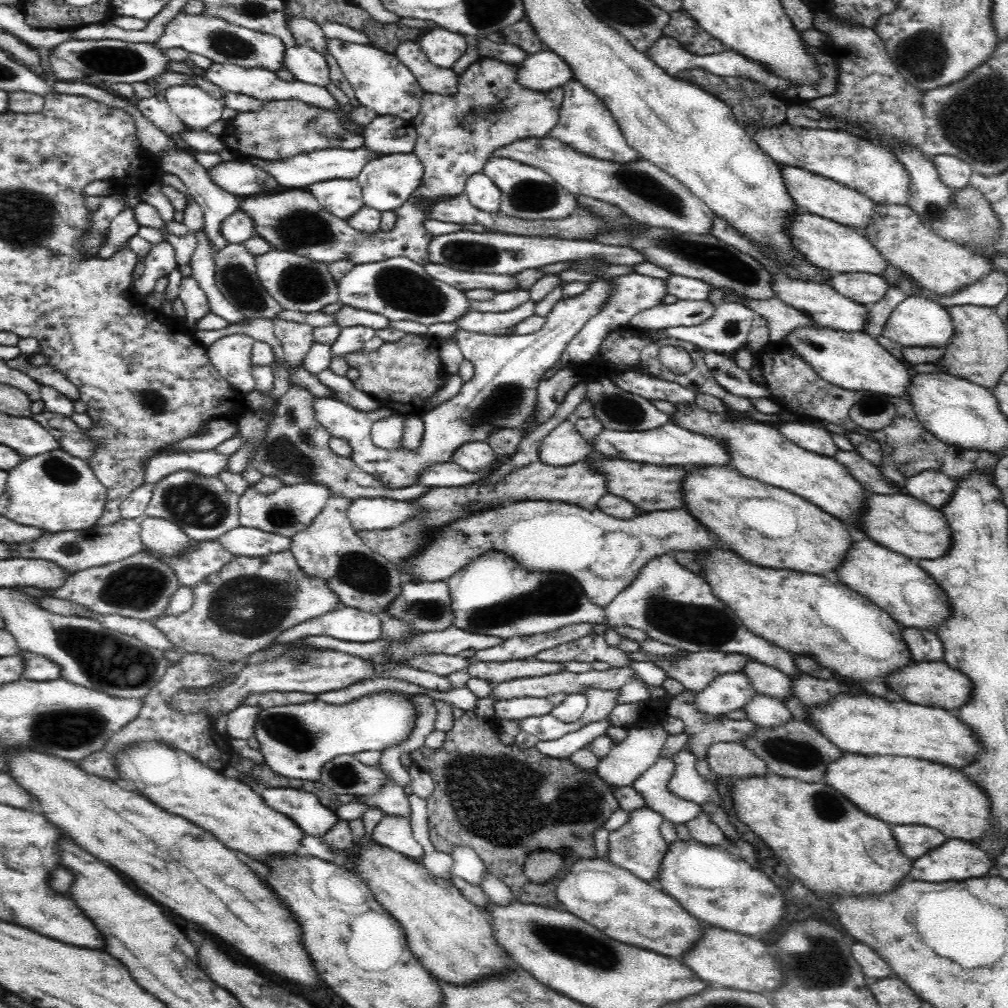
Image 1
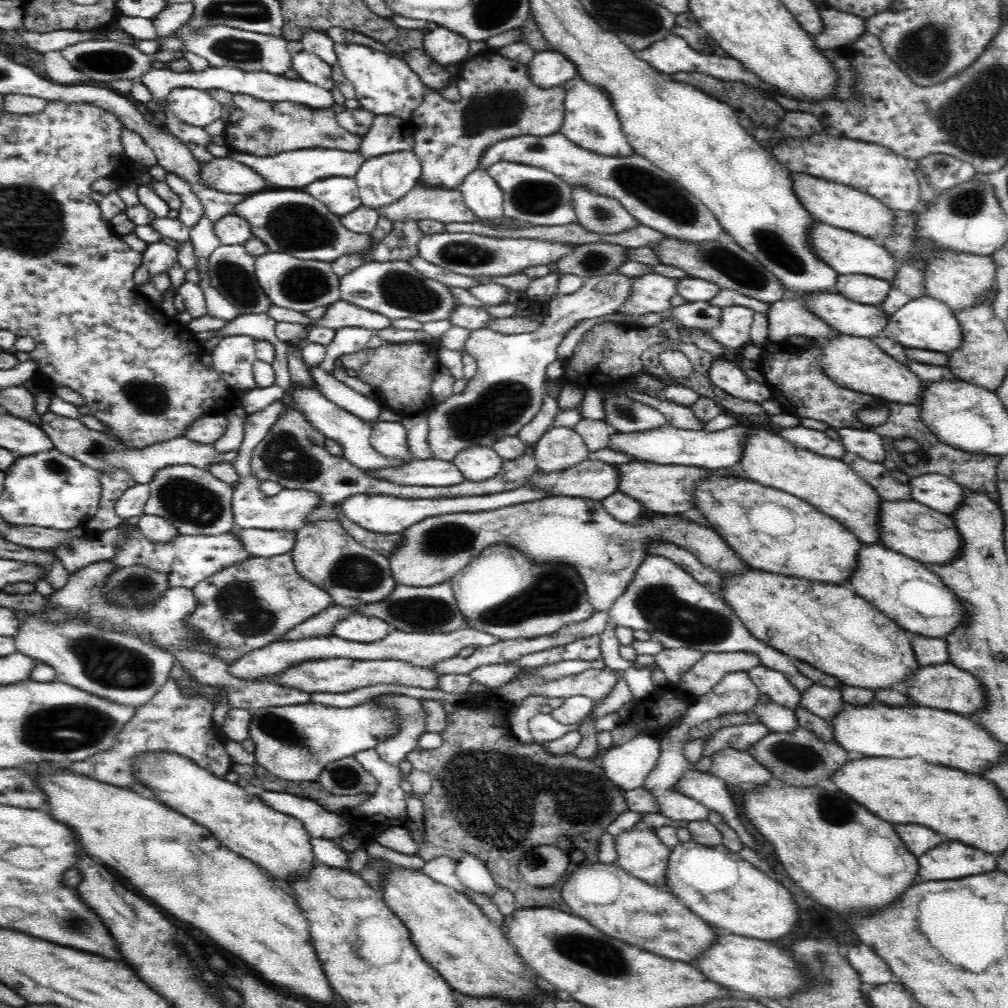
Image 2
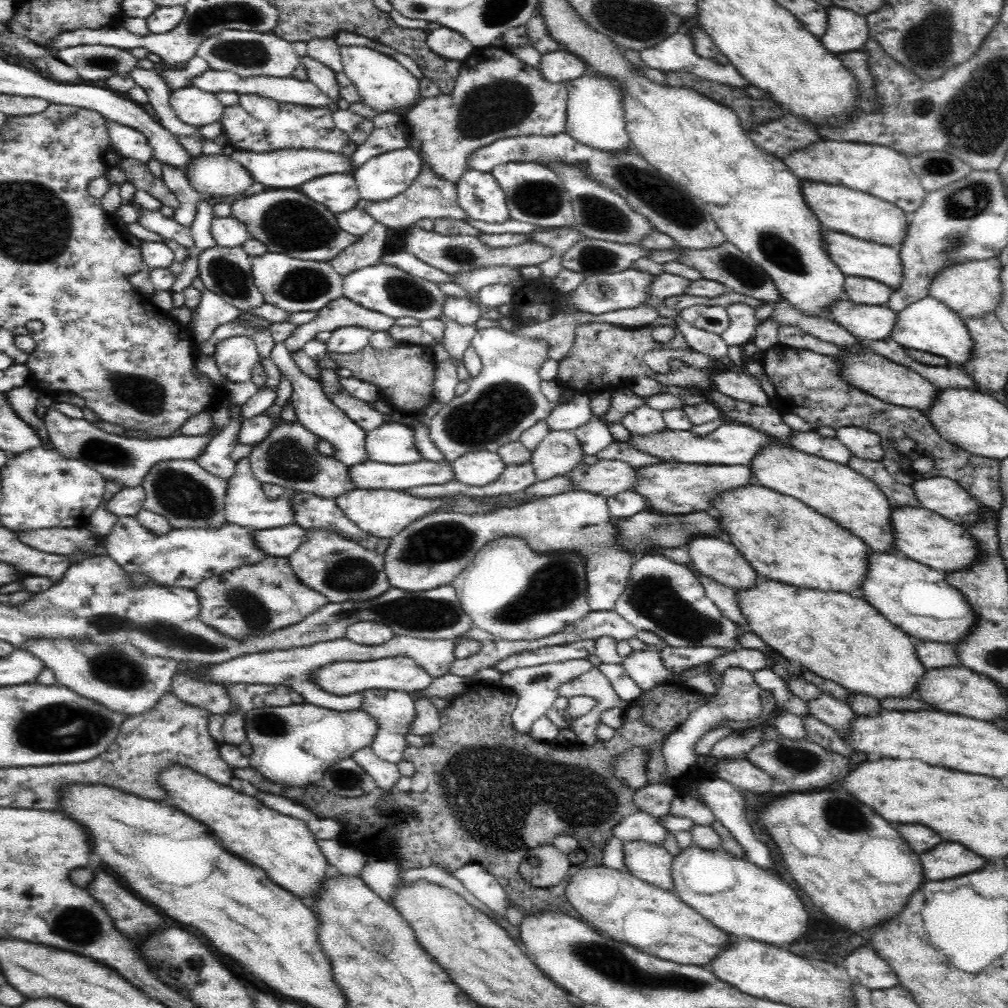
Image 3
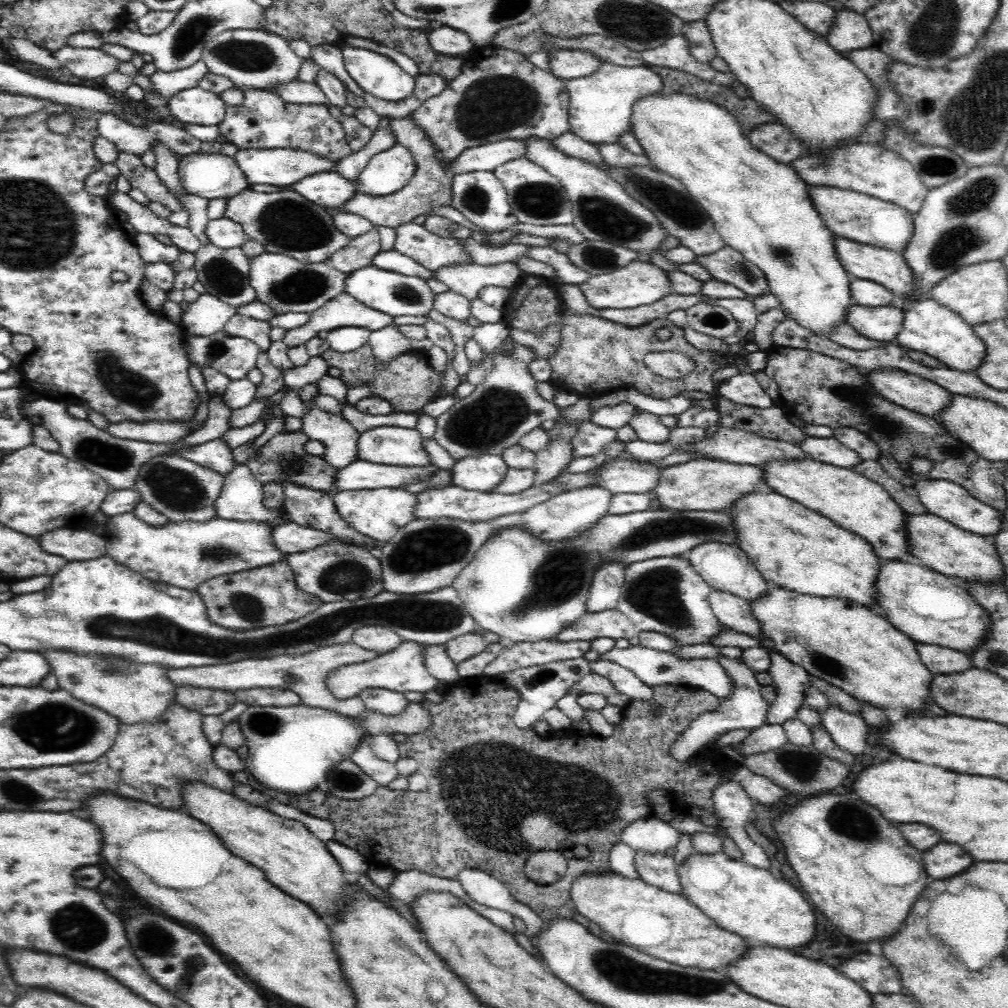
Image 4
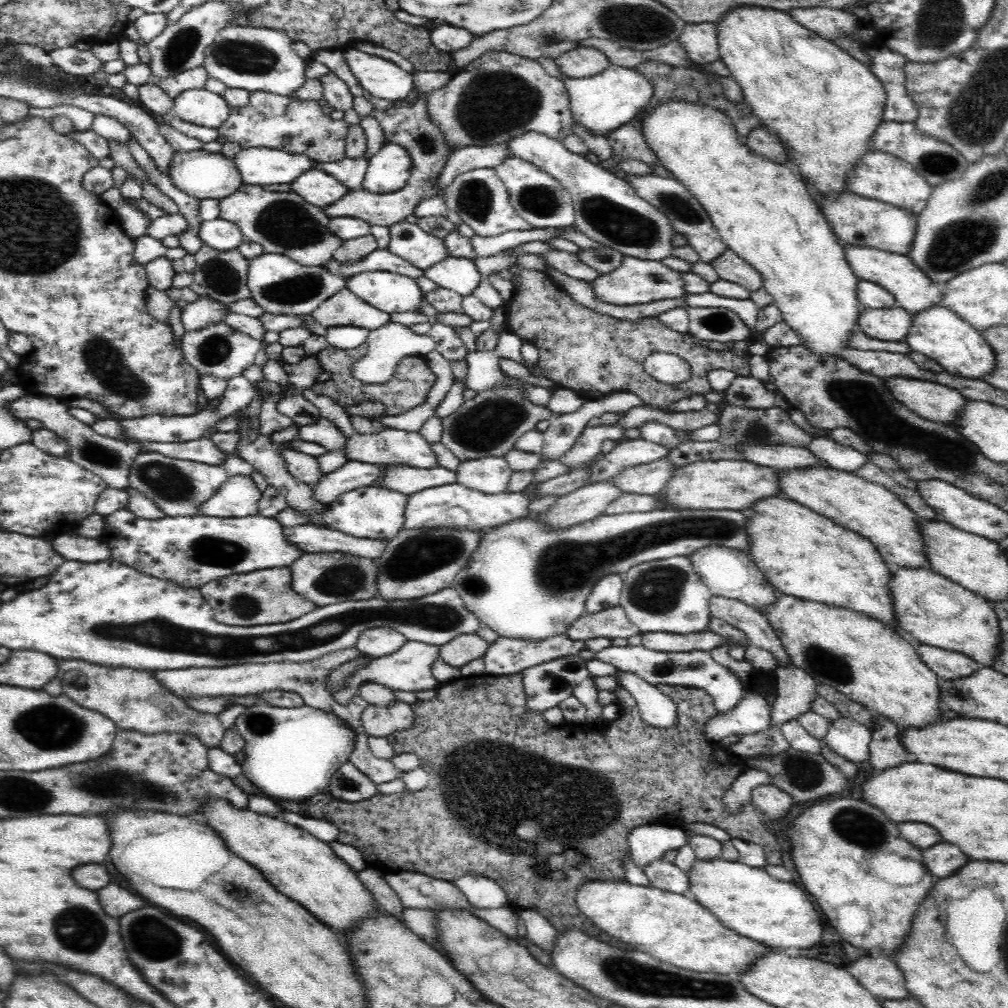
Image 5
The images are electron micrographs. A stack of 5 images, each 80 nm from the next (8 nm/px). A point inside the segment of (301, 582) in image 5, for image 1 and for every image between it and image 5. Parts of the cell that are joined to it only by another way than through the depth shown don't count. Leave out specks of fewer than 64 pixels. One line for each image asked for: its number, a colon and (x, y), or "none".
1: (329, 549)
2: (326, 555)
3: (341, 570)
4: (333, 573)

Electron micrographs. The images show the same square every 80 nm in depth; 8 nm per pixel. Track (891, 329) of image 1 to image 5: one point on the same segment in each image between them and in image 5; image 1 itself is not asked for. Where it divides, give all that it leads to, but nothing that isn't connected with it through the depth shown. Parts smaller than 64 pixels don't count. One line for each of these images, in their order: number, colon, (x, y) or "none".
2: (925, 323)
3: (928, 325)
4: (928, 327)
5: (939, 333)

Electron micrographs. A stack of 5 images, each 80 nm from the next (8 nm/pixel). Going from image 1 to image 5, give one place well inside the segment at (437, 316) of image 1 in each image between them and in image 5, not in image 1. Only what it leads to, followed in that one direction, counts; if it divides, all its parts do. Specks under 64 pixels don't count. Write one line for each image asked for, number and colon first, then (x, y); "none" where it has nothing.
2: (394, 289)
3: (388, 290)
4: (390, 293)
5: (390, 292)

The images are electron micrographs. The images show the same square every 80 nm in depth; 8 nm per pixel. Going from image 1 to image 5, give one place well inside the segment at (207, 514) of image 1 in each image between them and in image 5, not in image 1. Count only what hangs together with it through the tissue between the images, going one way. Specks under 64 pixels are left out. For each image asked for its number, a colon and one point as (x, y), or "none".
2: (193, 500)
3: (181, 490)
4: (180, 489)
5: (177, 486)

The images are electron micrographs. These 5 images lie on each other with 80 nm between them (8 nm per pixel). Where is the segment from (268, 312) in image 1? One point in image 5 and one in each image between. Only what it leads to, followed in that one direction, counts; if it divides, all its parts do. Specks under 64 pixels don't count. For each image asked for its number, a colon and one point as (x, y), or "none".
2: (231, 270)
3: (225, 271)
4: (224, 273)
5: (223, 274)

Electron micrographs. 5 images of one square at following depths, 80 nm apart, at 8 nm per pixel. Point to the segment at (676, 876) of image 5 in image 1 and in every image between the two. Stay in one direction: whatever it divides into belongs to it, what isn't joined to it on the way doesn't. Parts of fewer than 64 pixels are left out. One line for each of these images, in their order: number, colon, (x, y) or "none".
1: (637, 846)
2: (641, 853)
3: (653, 864)
4: (657, 870)

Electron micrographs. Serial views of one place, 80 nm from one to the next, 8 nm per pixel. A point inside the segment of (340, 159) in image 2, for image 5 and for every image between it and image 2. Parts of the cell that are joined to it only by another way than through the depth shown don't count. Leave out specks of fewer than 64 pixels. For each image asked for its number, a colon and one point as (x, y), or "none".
3: (282, 168)
4: (276, 167)
5: (257, 166)

